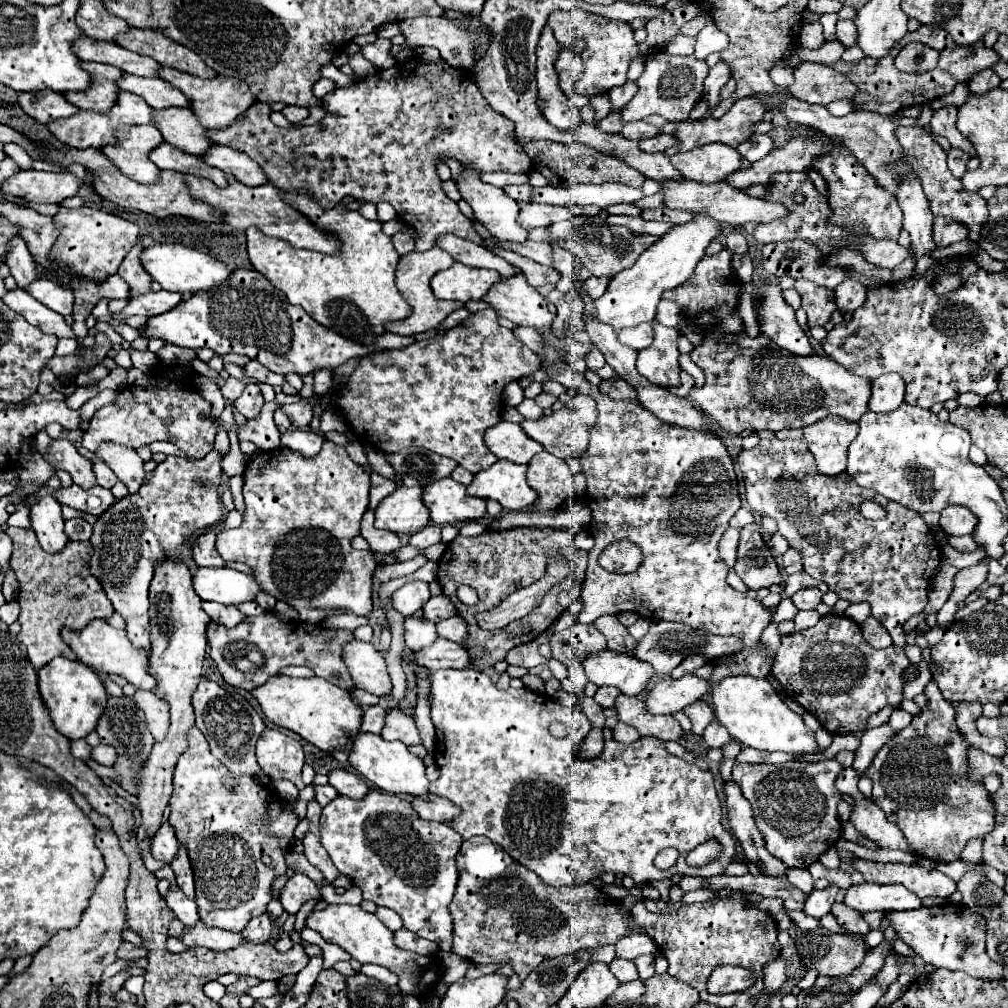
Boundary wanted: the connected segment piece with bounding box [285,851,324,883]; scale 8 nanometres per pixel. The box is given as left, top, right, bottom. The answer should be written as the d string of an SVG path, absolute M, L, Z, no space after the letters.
M289 852L285 855L286 863L288 867L294 871L307 875L315 883L320 883L324 880L322 873L312 866L303 853Z

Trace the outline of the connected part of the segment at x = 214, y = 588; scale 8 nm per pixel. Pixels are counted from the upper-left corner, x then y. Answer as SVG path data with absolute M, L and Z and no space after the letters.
M200 567L194 575L194 591L202 601L216 601L222 605L242 605L254 601L260 593L256 581L234 569Z

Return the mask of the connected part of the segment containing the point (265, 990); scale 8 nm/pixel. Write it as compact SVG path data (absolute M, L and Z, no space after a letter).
M262 981L260 985L256 985L256 987L252 987L252 989L248 991L248 995L250 995L252 999L272 997L272 995L276 995L276 993L278 993L278 983L276 983L276 981Z

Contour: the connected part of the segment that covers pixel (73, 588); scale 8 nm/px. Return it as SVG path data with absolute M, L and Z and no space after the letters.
M8 527L8 536L14 541L14 549L10 559L10 566L16 571L16 577L20 581L20 601L22 609L28 607L28 623L20 623L22 629L18 633L18 641L26 645L28 659L36 671L40 671L46 663L50 663L56 655L62 655L68 649L68 643L62 639L62 629L80 631L84 629L92 619L106 621L114 607L108 601L102 585L90 575L88 571L88 541L68 543L60 553L50 555L41 547L33 529L20 529L20 527Z

